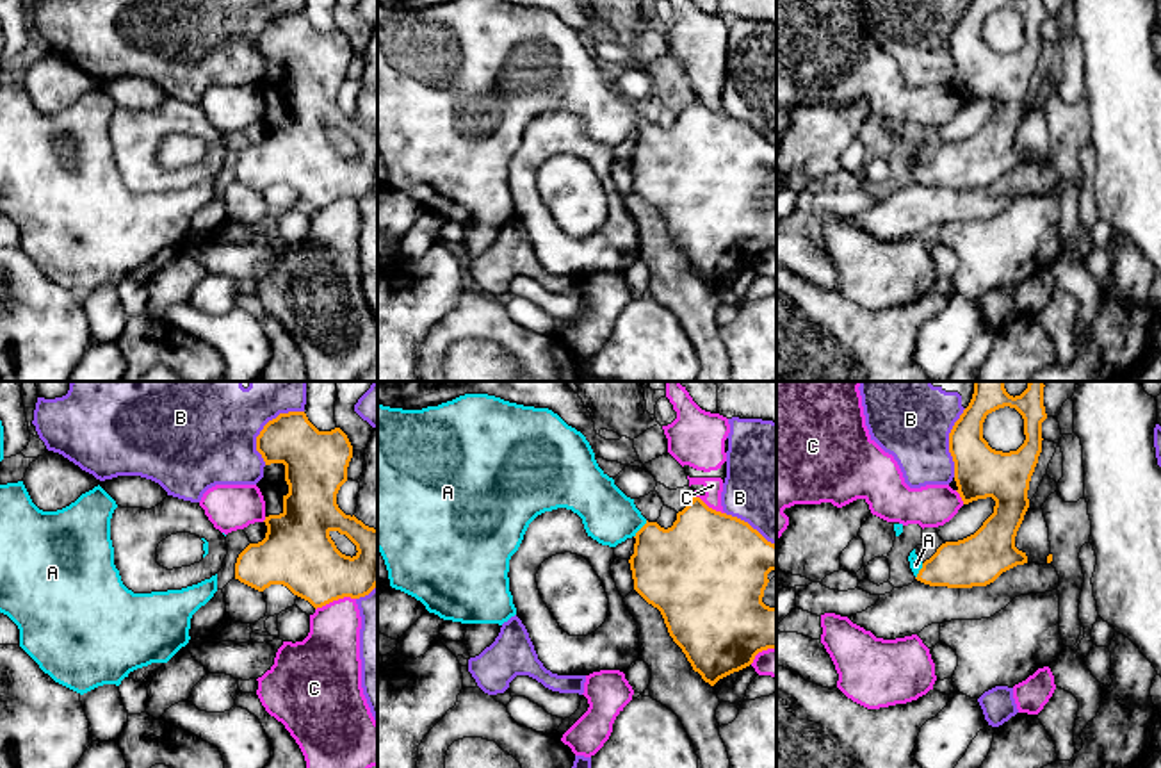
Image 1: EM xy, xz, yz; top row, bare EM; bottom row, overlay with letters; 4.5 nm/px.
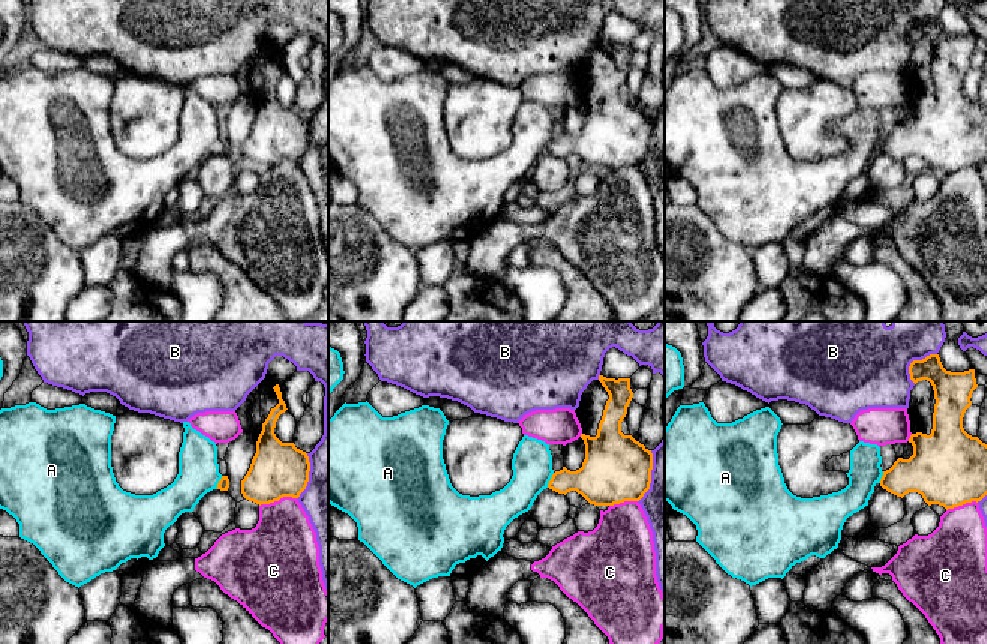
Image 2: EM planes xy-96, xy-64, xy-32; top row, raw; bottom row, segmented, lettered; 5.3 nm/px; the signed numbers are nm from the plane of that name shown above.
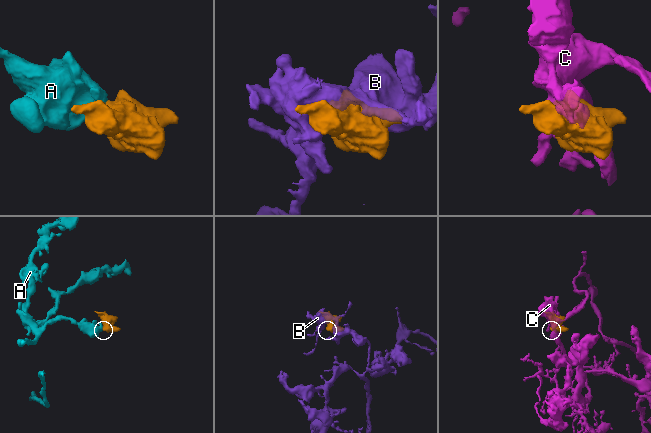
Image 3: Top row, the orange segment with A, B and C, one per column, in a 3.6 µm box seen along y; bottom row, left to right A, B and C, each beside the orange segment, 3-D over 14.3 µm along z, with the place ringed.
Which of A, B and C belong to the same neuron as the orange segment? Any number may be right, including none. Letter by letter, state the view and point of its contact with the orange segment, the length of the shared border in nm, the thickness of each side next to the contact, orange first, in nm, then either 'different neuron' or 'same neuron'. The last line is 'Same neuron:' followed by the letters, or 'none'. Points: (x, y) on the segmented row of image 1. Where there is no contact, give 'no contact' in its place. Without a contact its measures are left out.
A: meets orange in xz at (640, 530); contact 100 nm long; 380 nm thick on the orange side, 240 nm on the other; same neuron
B: meets orange in xy at (264, 426); contact 300 nm long; 260 nm thick on the orange side, 460 nm on the other; different neuron
C: meets orange in xy at (335, 599); contact 190 nm long; 300 nm thick on the orange side, 280 nm on the other; different neuron
Same neuron: A

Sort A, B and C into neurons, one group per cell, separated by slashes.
A / B / C

